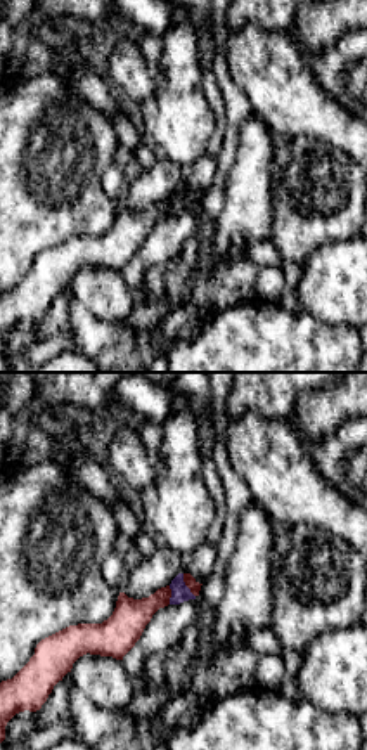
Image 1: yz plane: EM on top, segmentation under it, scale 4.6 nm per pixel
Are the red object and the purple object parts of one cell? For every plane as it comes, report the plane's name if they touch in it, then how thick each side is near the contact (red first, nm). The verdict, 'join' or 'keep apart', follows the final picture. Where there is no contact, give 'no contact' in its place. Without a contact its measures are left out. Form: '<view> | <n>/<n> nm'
yz | 50/90 nm

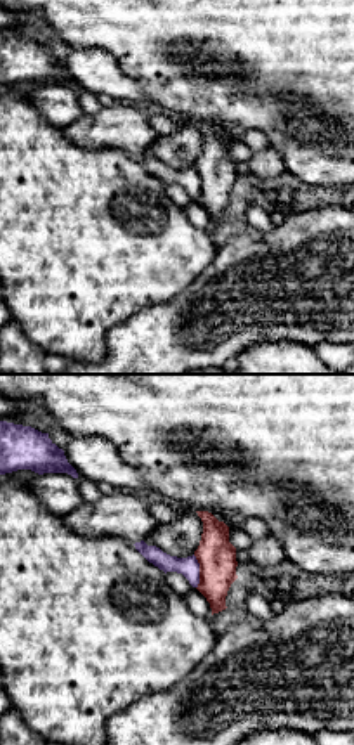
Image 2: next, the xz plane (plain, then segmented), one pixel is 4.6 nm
xz | 180/90 nm

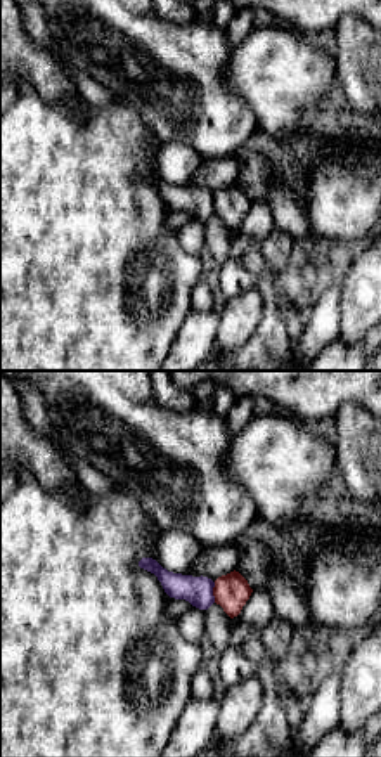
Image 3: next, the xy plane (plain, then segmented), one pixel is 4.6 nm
xy | 170/140 nm

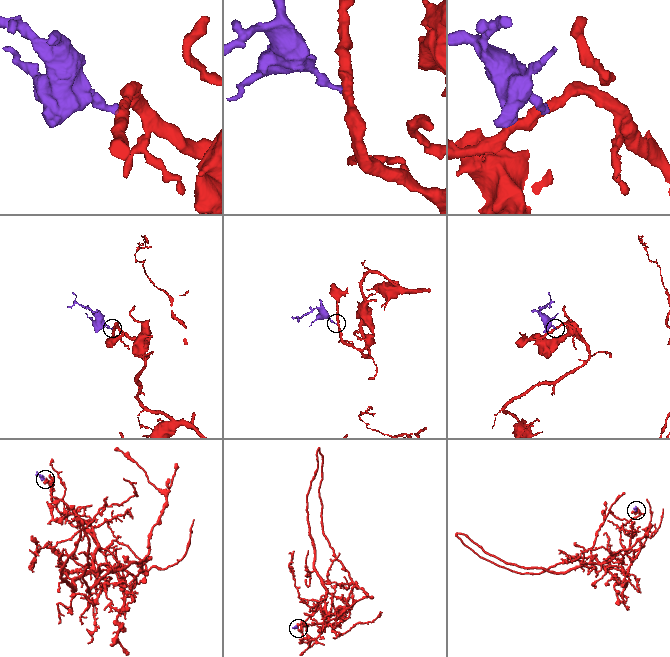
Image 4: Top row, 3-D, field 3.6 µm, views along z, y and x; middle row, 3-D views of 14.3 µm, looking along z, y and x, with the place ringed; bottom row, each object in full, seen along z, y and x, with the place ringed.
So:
keep apart

